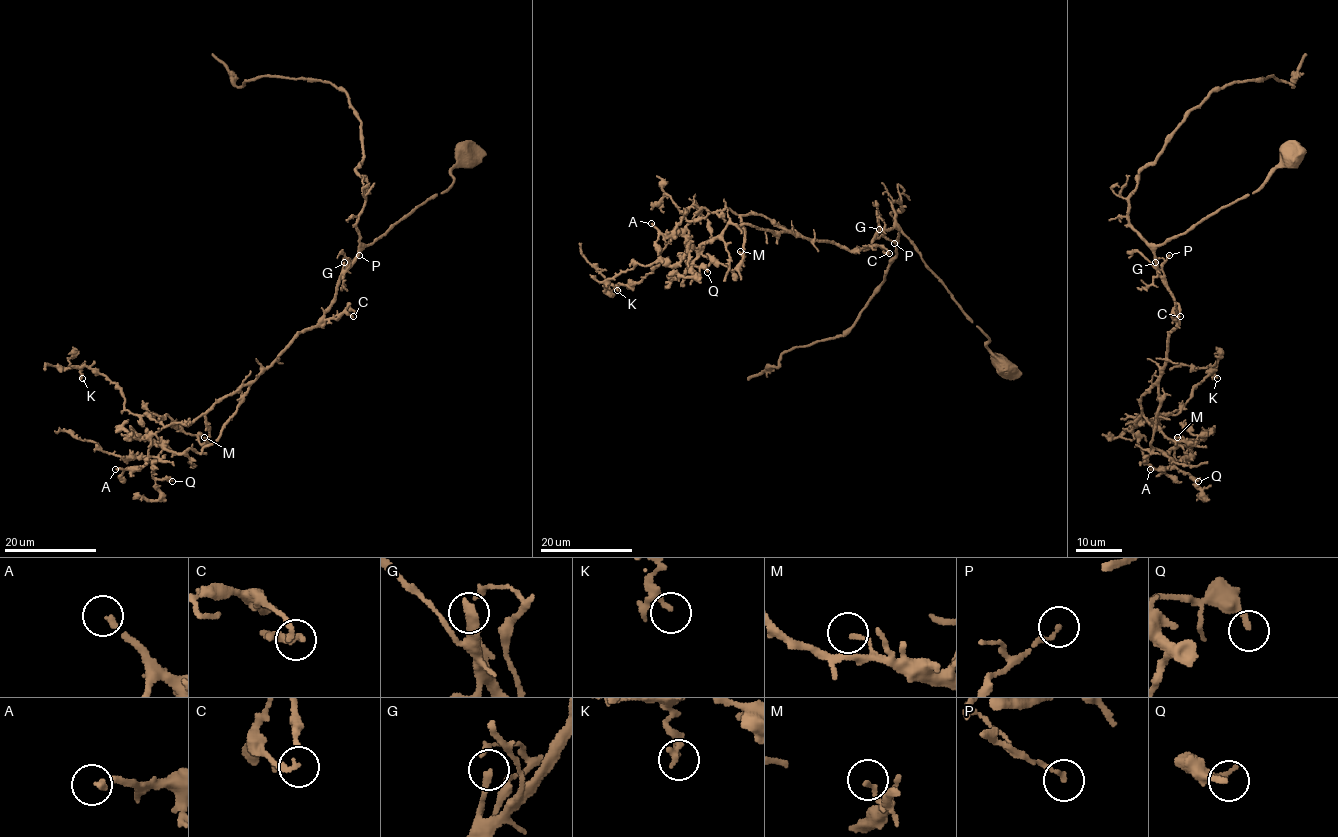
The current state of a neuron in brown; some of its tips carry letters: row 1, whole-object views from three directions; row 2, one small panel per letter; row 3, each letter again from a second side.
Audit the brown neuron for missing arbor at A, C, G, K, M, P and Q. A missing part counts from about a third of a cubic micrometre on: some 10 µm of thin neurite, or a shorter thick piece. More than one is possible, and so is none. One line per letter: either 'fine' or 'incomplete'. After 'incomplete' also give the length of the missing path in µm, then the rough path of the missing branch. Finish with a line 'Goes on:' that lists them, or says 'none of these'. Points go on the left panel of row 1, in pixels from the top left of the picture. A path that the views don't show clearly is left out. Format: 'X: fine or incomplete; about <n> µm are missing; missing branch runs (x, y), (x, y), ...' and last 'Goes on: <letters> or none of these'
A: incomplete; about 8 µm are missing; missing branch runs (115, 469), (108, 471), (105, 493)
C: fine
G: fine
K: fine
M: fine
P: fine
Q: fine
Goes on: A

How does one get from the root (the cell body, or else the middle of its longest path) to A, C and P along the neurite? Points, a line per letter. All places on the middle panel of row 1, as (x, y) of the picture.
A: (1007, 370), (898, 228), (881, 230), (867, 249), (847, 250), (726, 208), (693, 205), (665, 234), (651, 223)
C: (1007, 370), (987, 348), (989, 339), (900, 229), (883, 229), (867, 249), (860, 249), (882, 245), (889, 253)
P: (1007, 370), (987, 348), (989, 339), (928, 267), (913, 242), (898, 228), (877, 234), (894, 243)

